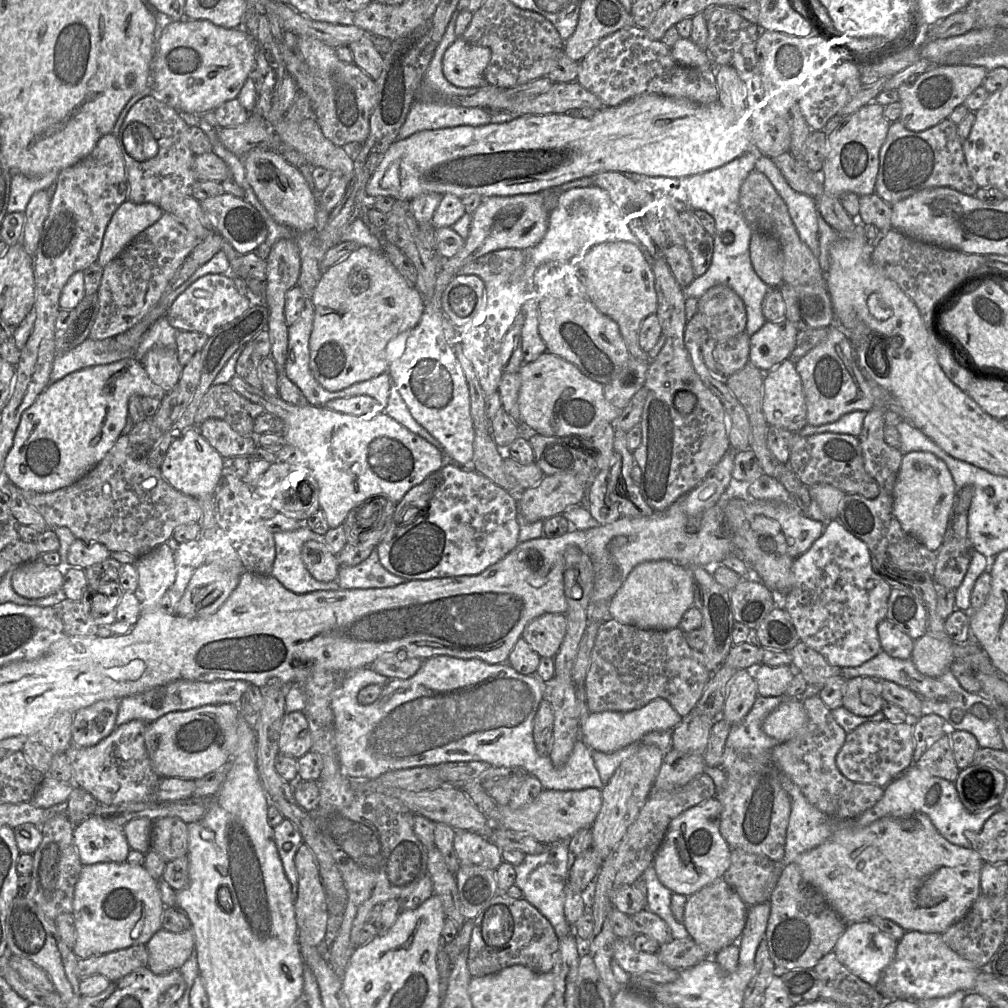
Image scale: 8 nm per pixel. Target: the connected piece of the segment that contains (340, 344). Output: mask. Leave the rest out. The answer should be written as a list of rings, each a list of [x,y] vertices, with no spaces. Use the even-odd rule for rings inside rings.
[[[364,249],[346,261],[331,267],[316,289],[315,317],[310,338],[310,363],[317,380],[331,392],[388,373],[392,362],[399,359],[406,339],[420,325],[429,302],[379,250]]]

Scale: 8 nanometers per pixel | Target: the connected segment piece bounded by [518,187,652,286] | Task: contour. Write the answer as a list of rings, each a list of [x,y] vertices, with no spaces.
[[[597,187],[565,191],[557,207],[549,215],[547,239],[532,249],[524,250],[527,251],[528,259],[523,265],[525,271],[518,275],[531,281],[533,286],[533,278],[540,265],[570,261],[578,253],[587,251],[594,244],[615,238],[625,238],[636,243],[651,265],[652,257],[638,238],[613,194]]]

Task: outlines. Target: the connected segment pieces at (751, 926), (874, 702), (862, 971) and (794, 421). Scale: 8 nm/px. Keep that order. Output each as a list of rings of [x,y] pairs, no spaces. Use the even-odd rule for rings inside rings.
[[[769,902],[748,908],[745,927],[739,938],[739,964],[754,964],[757,948],[765,939],[770,910]]]
[[[854,677],[847,680],[842,707],[857,716],[873,716],[886,702],[881,695],[878,680],[871,677]]]
[[[869,921],[848,924],[834,948],[838,961],[861,980],[877,987],[885,969],[893,961],[898,941],[886,935]]]
[[[789,359],[775,364],[765,377],[762,410],[770,426],[798,432],[808,424],[802,380]]]

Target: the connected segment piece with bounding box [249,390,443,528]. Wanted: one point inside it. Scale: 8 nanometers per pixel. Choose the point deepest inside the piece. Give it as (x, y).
(352, 458)

